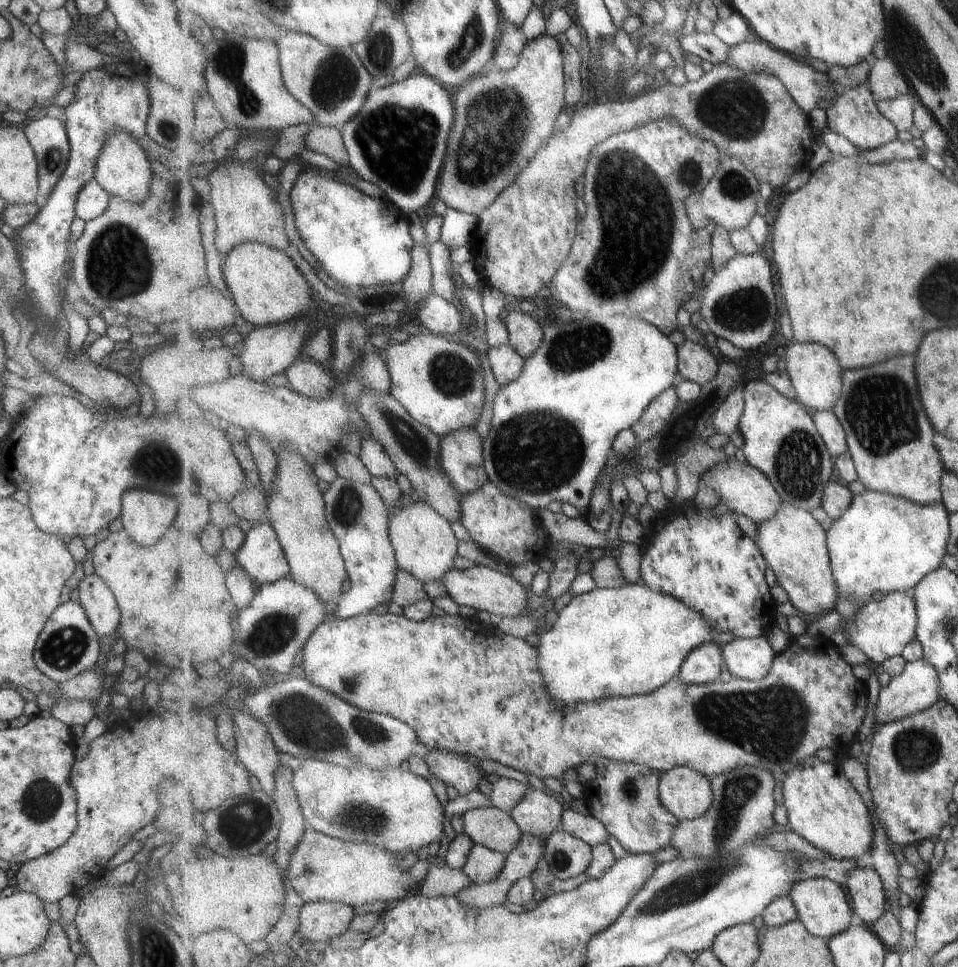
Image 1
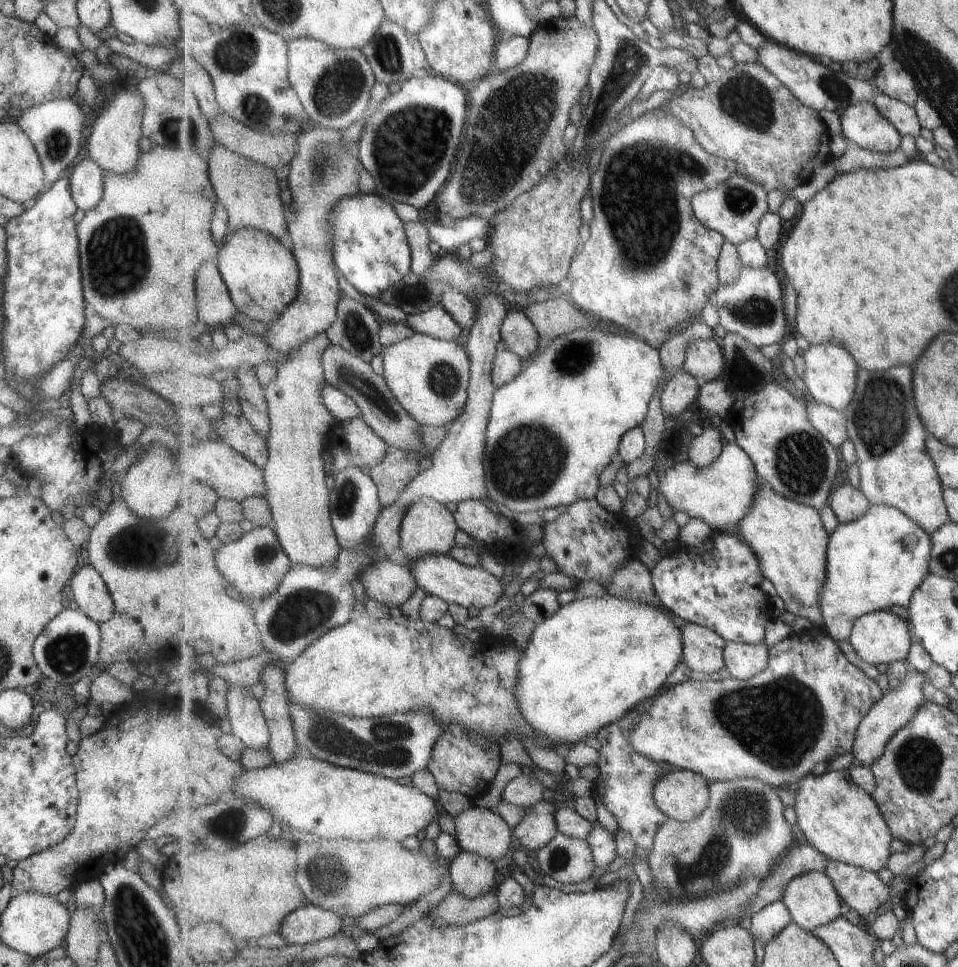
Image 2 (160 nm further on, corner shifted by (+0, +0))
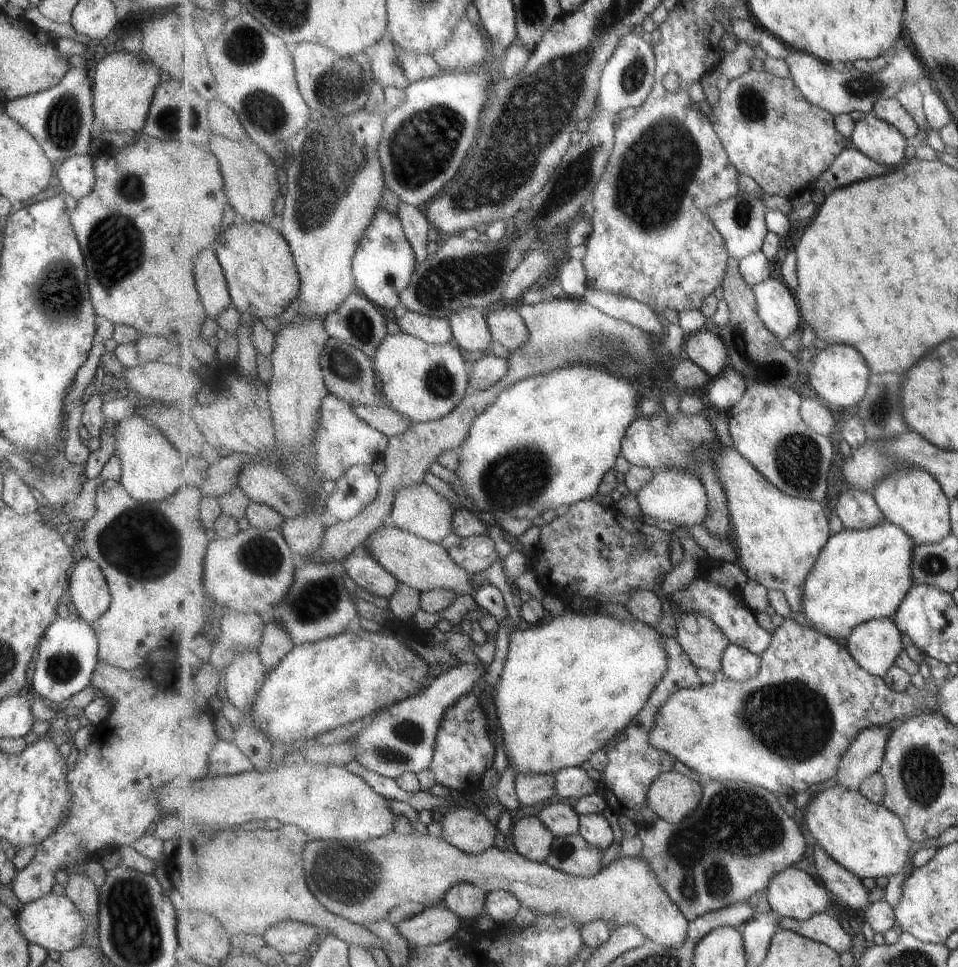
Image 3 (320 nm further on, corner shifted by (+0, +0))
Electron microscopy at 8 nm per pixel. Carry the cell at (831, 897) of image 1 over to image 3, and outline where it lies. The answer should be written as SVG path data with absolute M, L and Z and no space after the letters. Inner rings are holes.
M803 865L778 872L766 888L766 900L773 912L798 921L825 911L833 912L835 902L825 886L819 886Z

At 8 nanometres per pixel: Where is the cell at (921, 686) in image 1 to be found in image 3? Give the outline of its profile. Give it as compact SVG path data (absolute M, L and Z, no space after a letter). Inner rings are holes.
M878 727L863 731L843 757L835 782L848 789L860 790L860 786L882 769L888 748L891 728Z

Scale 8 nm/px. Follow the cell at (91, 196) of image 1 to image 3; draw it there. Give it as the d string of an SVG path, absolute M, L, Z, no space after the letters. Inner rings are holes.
M87 154L66 158L57 168L55 176L62 188L61 192L76 200L84 197L94 183L92 156Z

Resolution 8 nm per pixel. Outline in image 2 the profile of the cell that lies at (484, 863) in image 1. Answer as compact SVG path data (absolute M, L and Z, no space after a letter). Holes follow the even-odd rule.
M467 851L459 853L450 868L451 894L455 893L468 899L480 899L493 892L497 886L496 863Z

